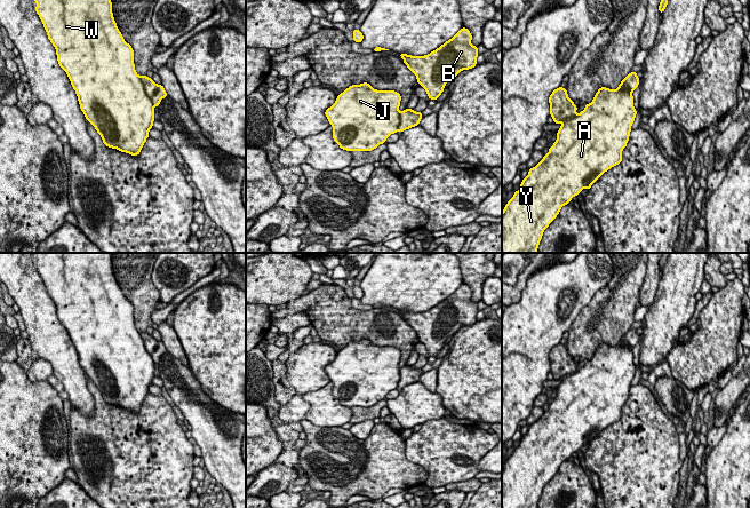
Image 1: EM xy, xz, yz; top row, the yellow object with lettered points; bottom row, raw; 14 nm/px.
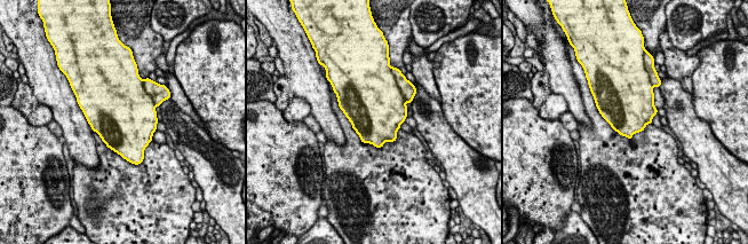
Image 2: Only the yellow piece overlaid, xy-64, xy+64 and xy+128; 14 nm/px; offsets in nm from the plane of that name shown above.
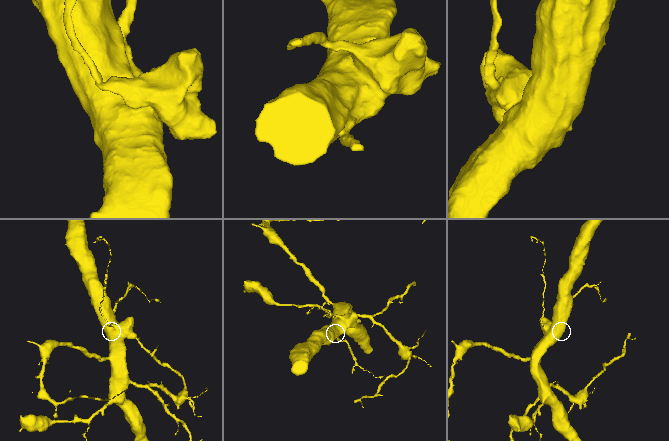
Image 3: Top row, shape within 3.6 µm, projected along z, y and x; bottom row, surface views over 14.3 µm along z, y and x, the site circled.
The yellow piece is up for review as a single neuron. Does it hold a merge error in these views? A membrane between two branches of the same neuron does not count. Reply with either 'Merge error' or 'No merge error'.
Merge error

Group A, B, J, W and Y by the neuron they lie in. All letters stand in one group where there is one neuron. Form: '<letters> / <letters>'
A J W Y / B

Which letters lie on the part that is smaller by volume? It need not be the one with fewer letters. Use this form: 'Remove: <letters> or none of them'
Remove: B

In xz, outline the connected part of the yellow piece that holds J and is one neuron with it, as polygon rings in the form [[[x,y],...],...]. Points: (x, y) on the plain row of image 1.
[[[369,340],[352,341],[337,351],[335,359],[325,367],[333,383],[333,396],[346,407],[372,407],[398,388],[401,352],[394,347],[377,347]]]

